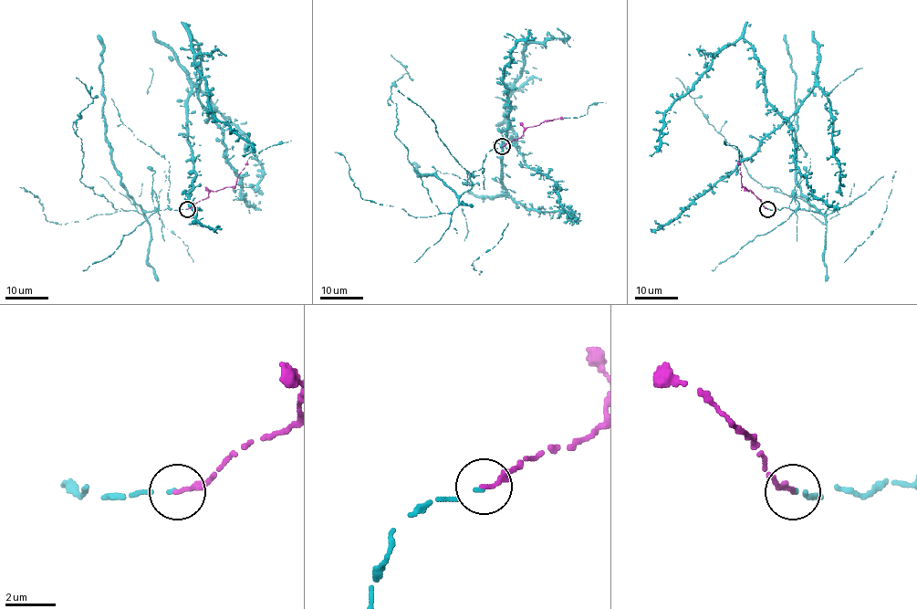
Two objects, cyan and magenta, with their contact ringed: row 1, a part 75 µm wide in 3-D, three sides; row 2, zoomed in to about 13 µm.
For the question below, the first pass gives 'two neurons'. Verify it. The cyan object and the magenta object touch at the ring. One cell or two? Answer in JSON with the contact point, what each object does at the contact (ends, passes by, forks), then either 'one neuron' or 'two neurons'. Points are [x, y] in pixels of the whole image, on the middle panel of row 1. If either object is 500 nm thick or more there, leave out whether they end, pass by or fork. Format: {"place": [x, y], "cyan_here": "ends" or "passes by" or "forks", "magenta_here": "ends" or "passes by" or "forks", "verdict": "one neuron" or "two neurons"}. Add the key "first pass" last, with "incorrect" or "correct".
{"place": [502, 146], "cyan_here": "ends", "magenta_here": "ends", "verdict": "one neuron", "first pass": "incorrect"}

